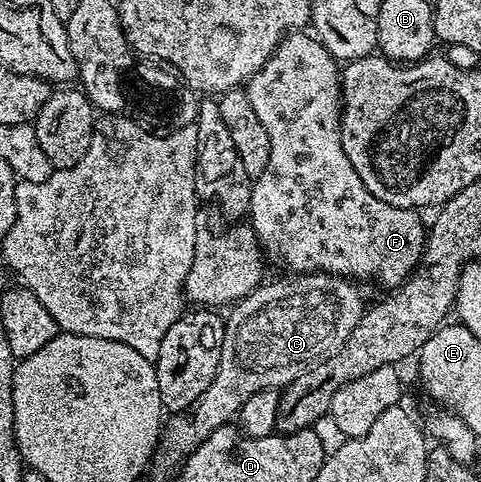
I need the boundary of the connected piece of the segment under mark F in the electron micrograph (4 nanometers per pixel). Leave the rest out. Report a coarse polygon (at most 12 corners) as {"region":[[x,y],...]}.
{"region":[[291,33],[245,84],[248,222],[294,273],[418,270],[427,224],[340,141],[340,63]]}

